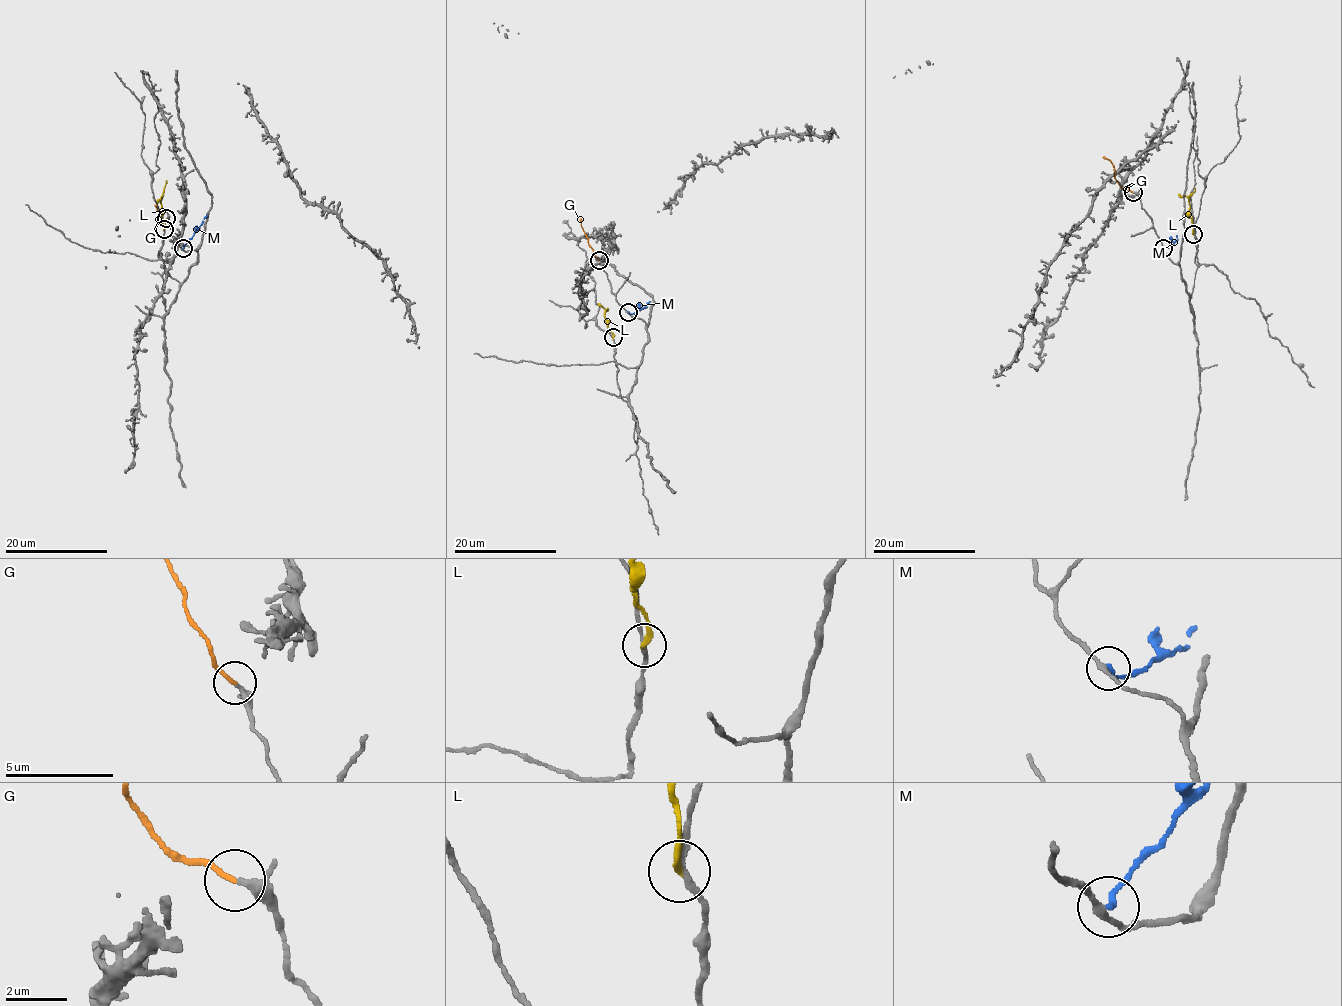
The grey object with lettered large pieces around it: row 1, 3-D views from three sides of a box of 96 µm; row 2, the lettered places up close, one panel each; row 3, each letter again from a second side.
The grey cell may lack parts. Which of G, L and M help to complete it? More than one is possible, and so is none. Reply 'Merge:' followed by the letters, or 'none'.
Merge: G

